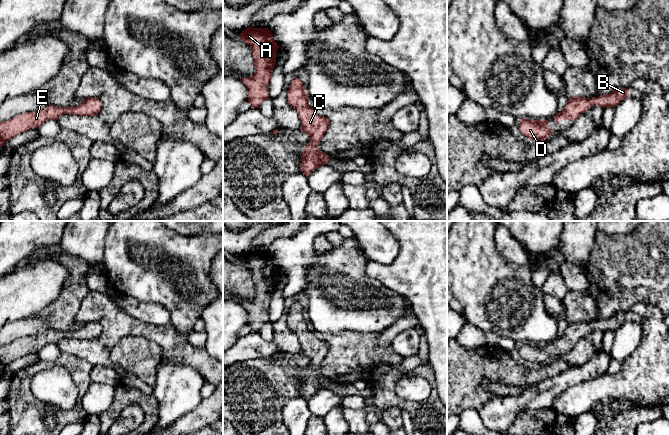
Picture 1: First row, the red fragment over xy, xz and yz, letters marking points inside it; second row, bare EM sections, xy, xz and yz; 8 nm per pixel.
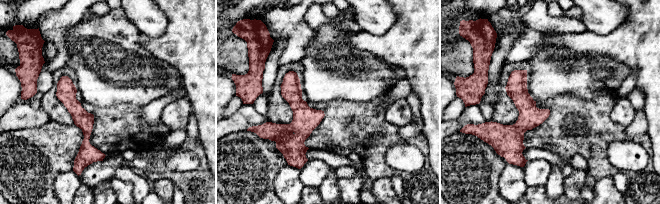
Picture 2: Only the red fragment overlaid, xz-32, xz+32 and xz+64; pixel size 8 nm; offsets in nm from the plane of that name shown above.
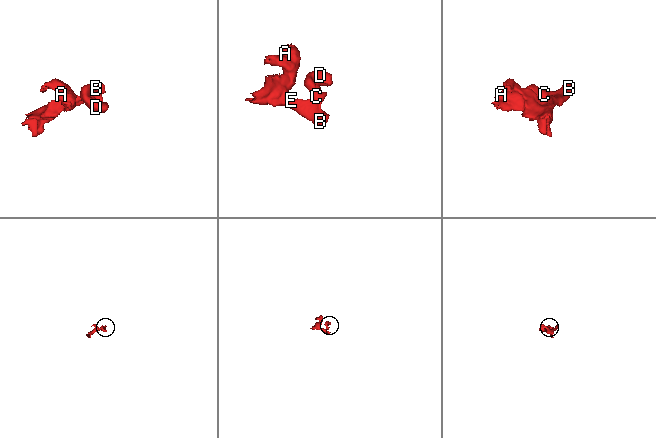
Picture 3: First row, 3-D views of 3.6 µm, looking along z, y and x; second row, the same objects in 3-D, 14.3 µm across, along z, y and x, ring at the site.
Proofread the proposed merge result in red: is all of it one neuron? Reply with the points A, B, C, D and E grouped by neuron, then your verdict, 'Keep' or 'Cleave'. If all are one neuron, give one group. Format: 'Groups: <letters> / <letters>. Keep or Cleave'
Groups: A B C D E. Keep

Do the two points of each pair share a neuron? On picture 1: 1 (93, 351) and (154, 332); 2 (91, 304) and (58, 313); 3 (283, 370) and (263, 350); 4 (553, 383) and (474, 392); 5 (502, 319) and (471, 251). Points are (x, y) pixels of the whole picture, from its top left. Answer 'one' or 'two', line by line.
1: one
2: two
3: two
4: two
5: one

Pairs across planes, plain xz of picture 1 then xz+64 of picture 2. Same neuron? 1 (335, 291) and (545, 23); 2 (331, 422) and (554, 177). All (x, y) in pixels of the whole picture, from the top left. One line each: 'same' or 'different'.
1: different
2: same

